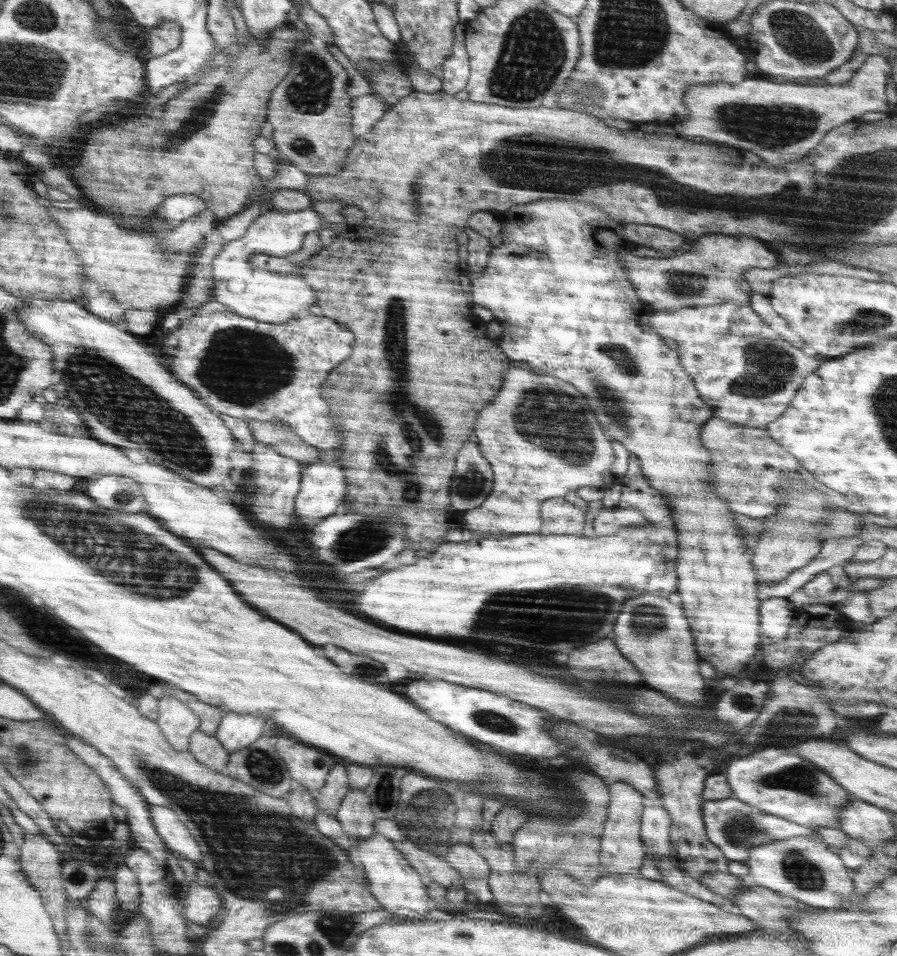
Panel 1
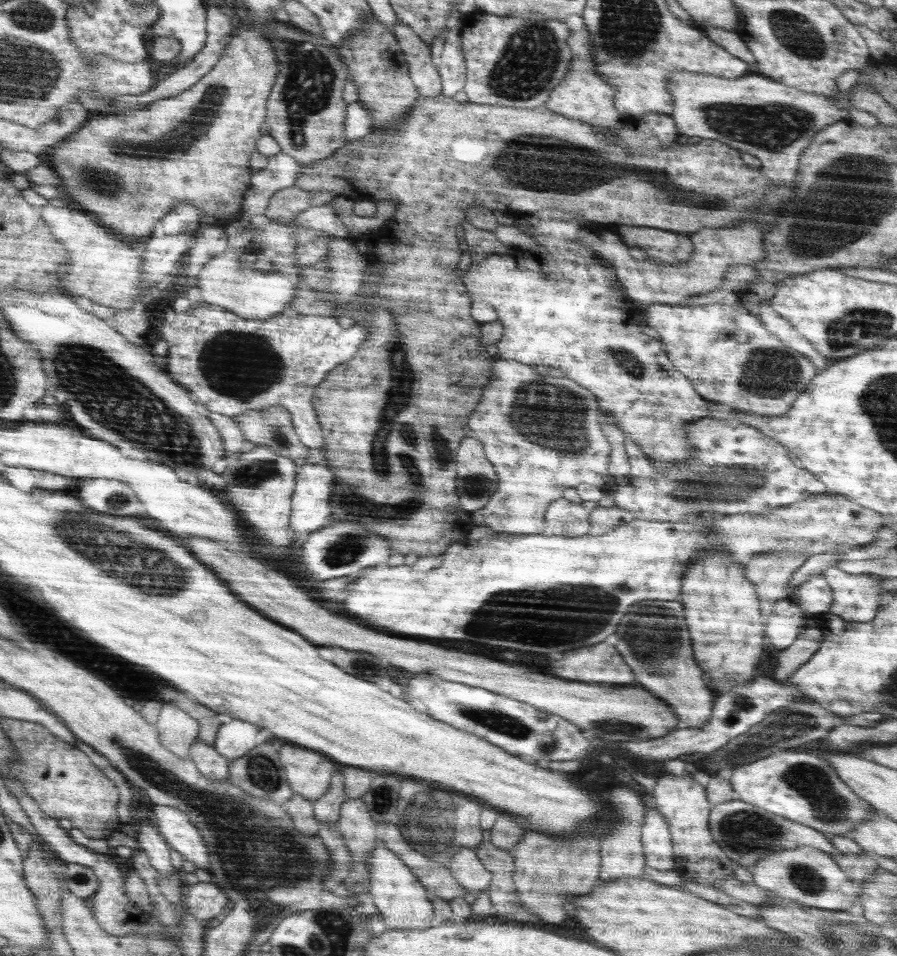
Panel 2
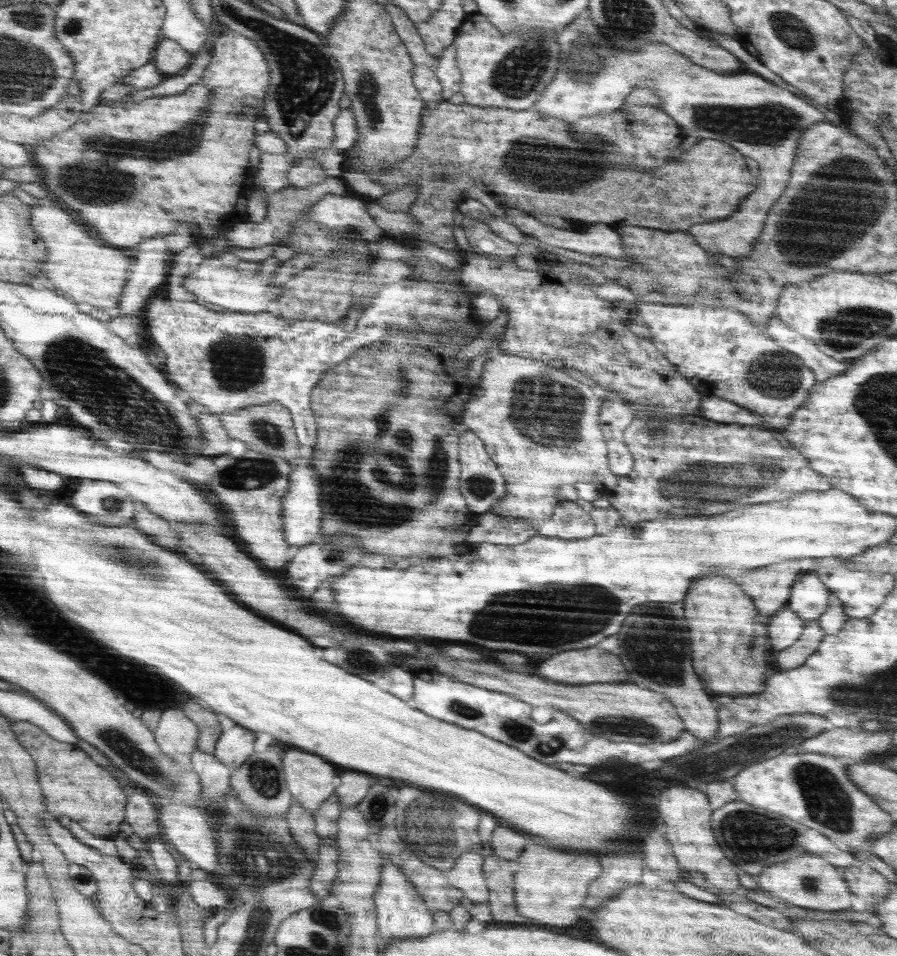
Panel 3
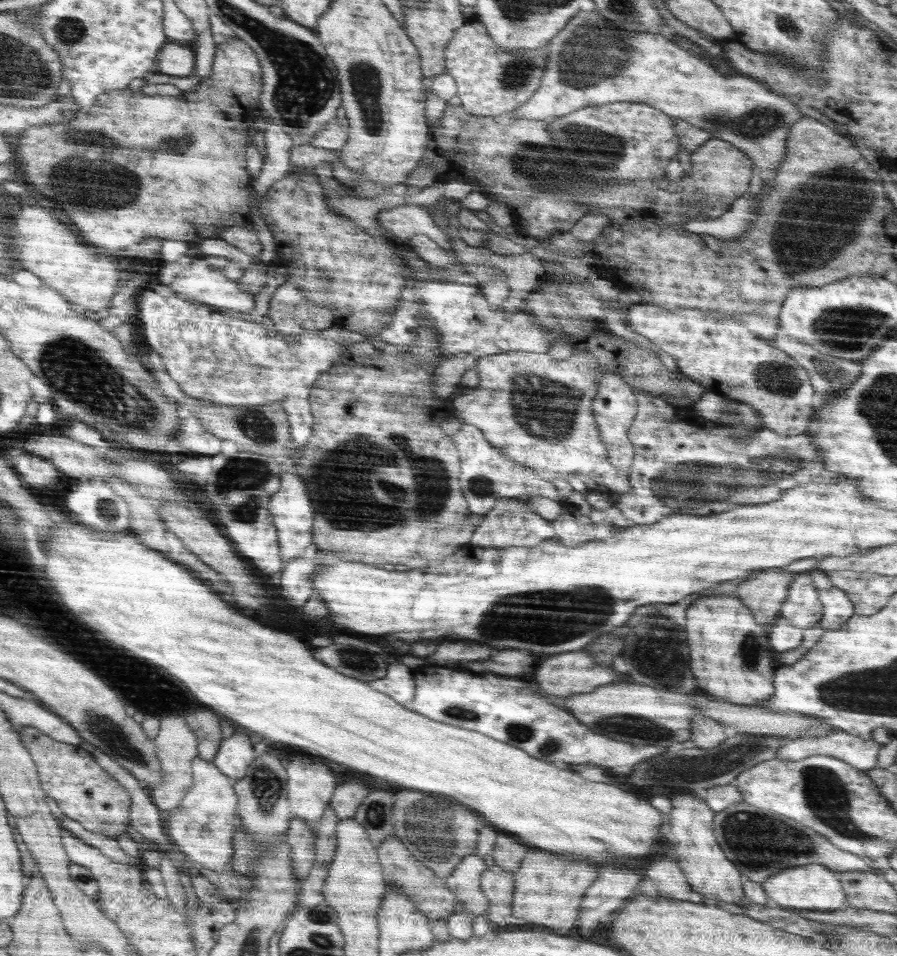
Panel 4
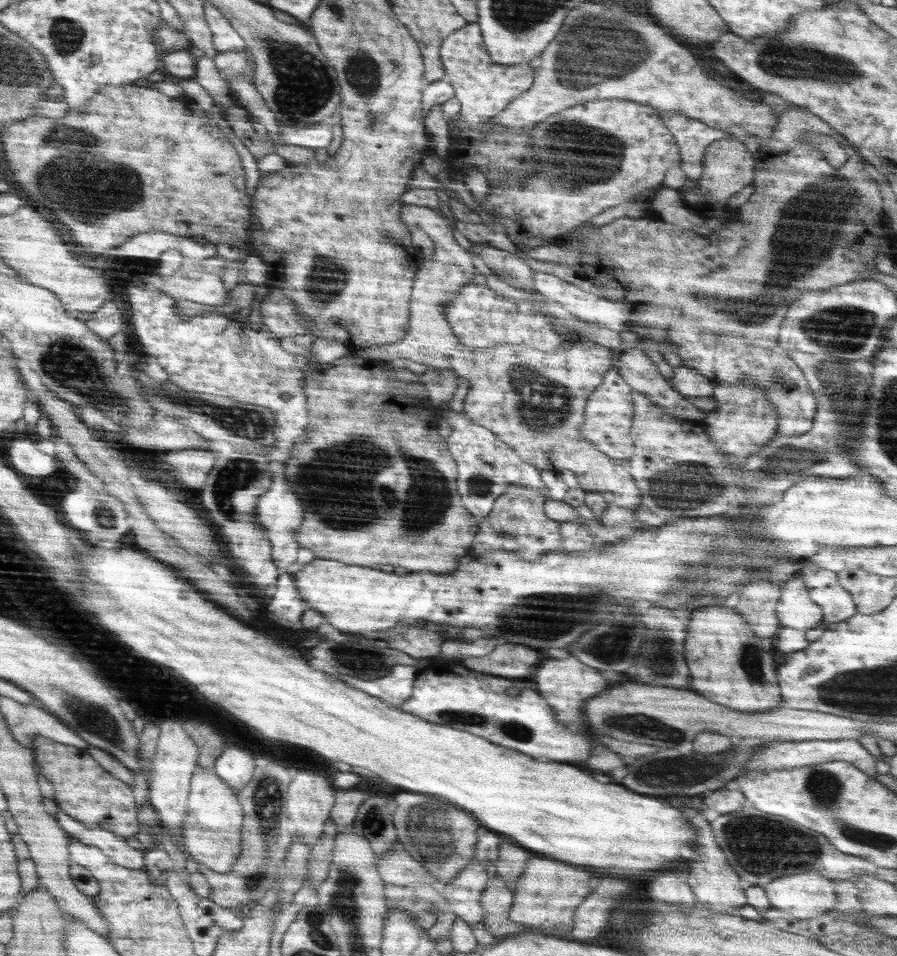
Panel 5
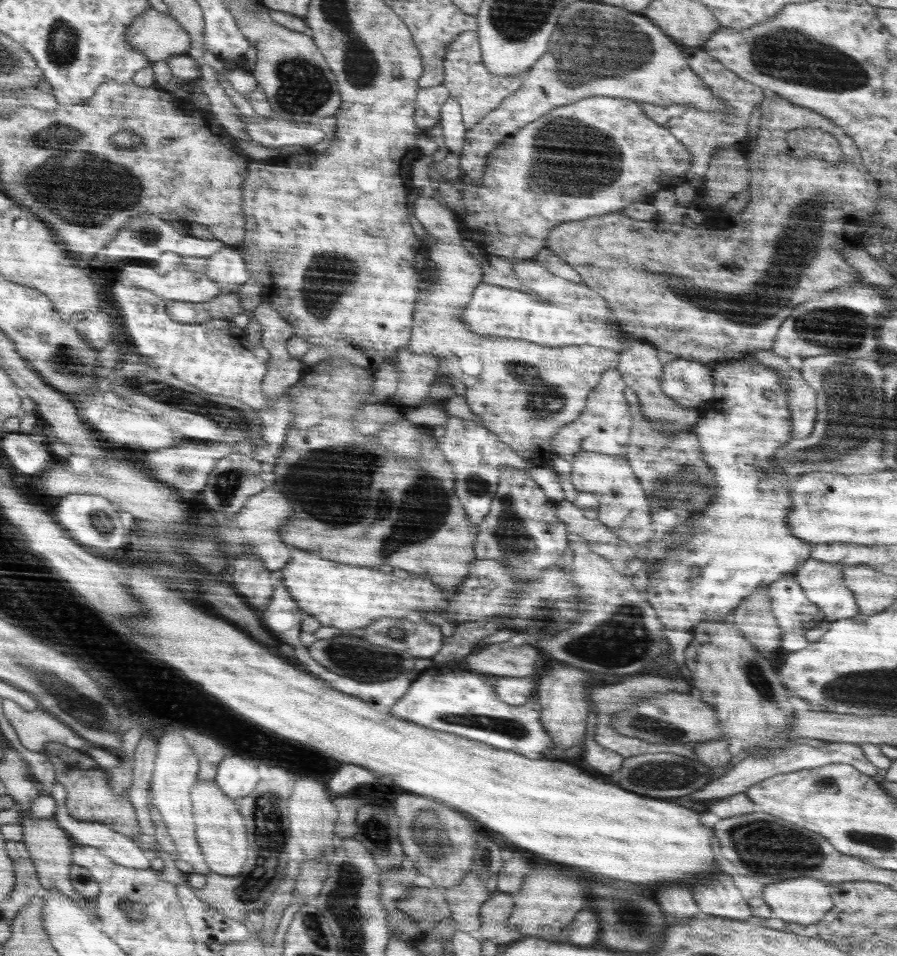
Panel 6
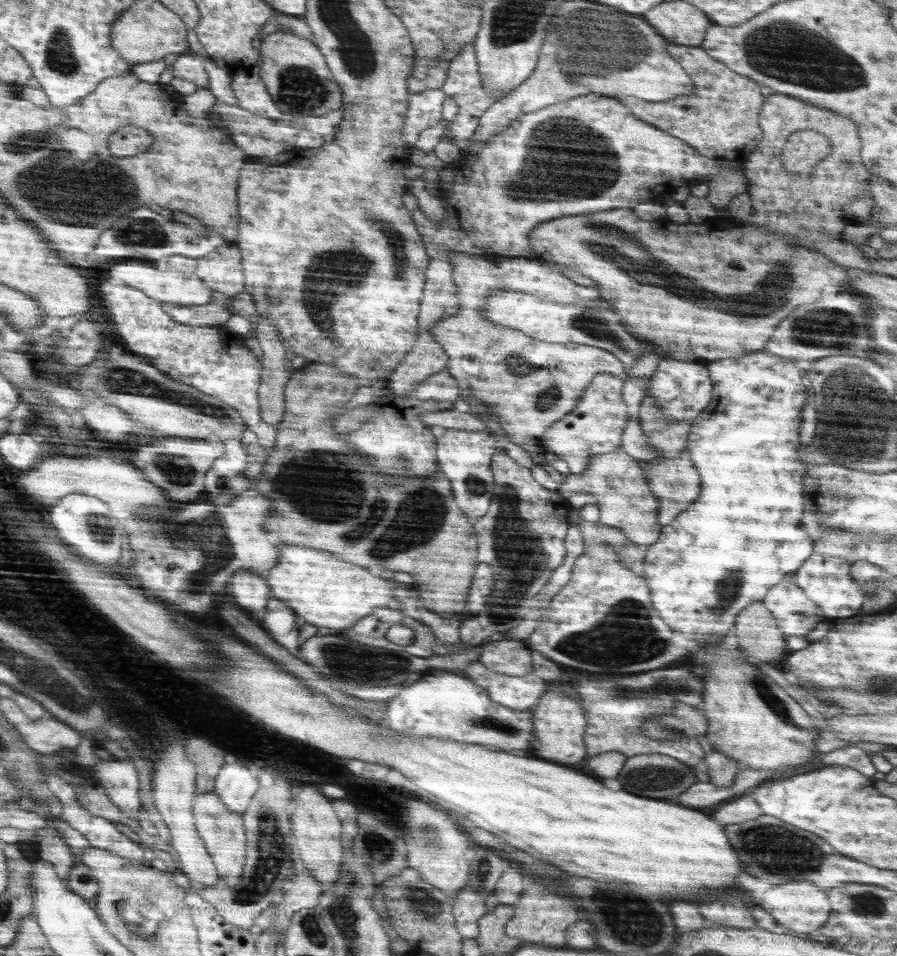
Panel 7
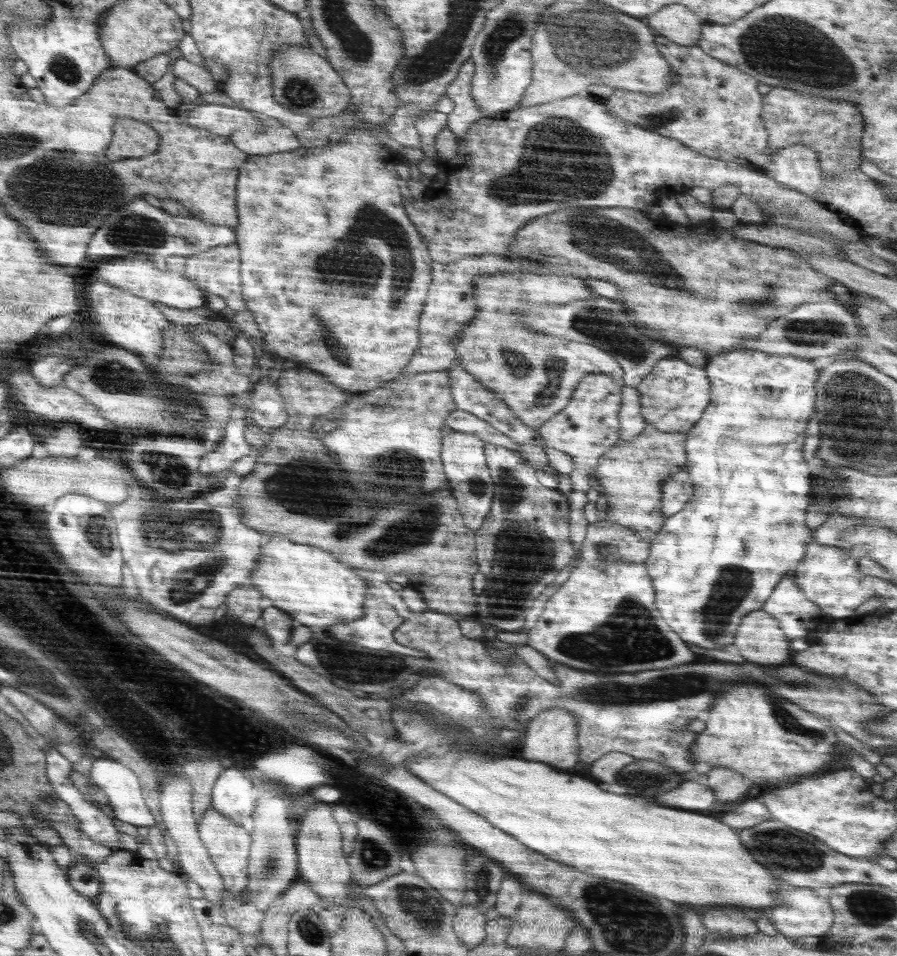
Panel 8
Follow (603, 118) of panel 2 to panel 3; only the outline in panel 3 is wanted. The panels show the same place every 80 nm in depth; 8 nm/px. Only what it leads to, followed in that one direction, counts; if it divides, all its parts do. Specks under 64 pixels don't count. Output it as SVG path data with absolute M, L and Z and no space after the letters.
M578 18L578 20L570 22L568 26L562 27L560 32L562 32L560 46L562 46L562 52L566 52L566 60L562 60L552 83L548 85L546 92L542 92L540 99L530 109L539 112L539 115L568 121L614 112L623 106L624 99L626 96L630 96L630 92L634 88L646 88L654 96L660 97L661 106L659 108L666 112L684 132L693 132L702 139L725 142L741 152L744 157L751 158L758 163L761 173L757 176L759 181L757 188L741 202L734 216L694 224L688 228L688 232L711 258L717 259L718 253L726 254L733 259L750 254L753 244L765 226L766 216L768 216L771 206L780 198L790 182L792 161L799 148L801 134L807 128L826 121L824 113L808 104L804 98L774 85L754 72L718 74L703 66L690 63L684 56L680 56L680 53L670 52L670 48L666 48L662 44L648 46L646 50L642 50L638 54L614 56L614 52L610 52L610 48L602 48L602 44L598 44L598 26L590 20Z

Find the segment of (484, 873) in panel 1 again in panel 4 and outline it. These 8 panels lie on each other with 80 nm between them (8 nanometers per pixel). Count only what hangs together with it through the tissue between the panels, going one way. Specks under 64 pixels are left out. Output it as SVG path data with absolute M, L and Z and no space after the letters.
M476 854L465 856L445 878L447 887L464 903L464 912L474 918L487 911L488 899L482 892L480 877L487 869L484 859Z

